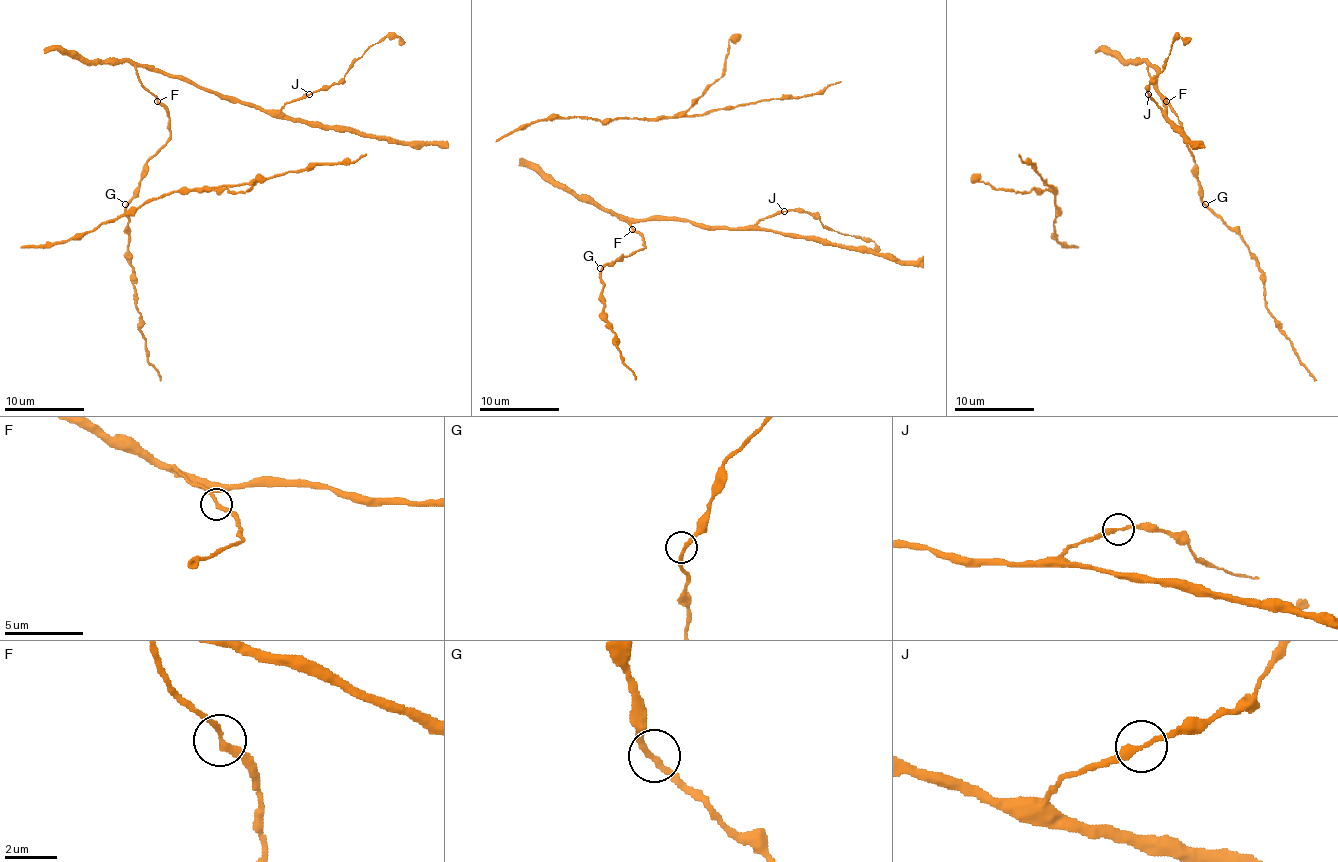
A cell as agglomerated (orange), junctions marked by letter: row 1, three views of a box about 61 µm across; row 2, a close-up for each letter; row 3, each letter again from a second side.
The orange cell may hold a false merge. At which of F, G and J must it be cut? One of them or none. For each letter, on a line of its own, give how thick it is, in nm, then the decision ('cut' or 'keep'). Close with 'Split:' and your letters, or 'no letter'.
F: calibre 240 nm; keep
G: calibre 240 nm; keep
J: calibre 260 nm; keep
Split: no letter

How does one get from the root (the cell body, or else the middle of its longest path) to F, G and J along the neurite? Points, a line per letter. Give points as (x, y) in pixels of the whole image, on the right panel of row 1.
F: (1165, 102), (1157, 92), (1157, 73), (1149, 67), (1149, 81), (1165, 100)
G: (1165, 102), (1157, 92), (1157, 73), (1149, 67), (1151, 85), (1183, 130), (1205, 204)
J: (1165, 102), (1163, 110), (1147, 94)

